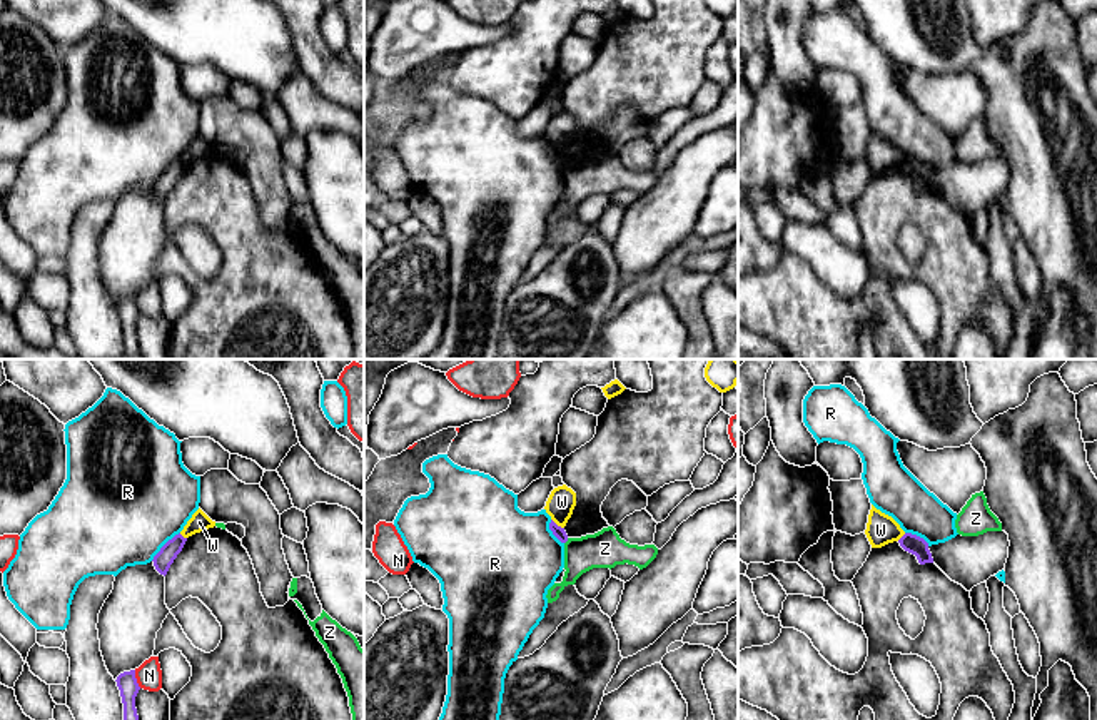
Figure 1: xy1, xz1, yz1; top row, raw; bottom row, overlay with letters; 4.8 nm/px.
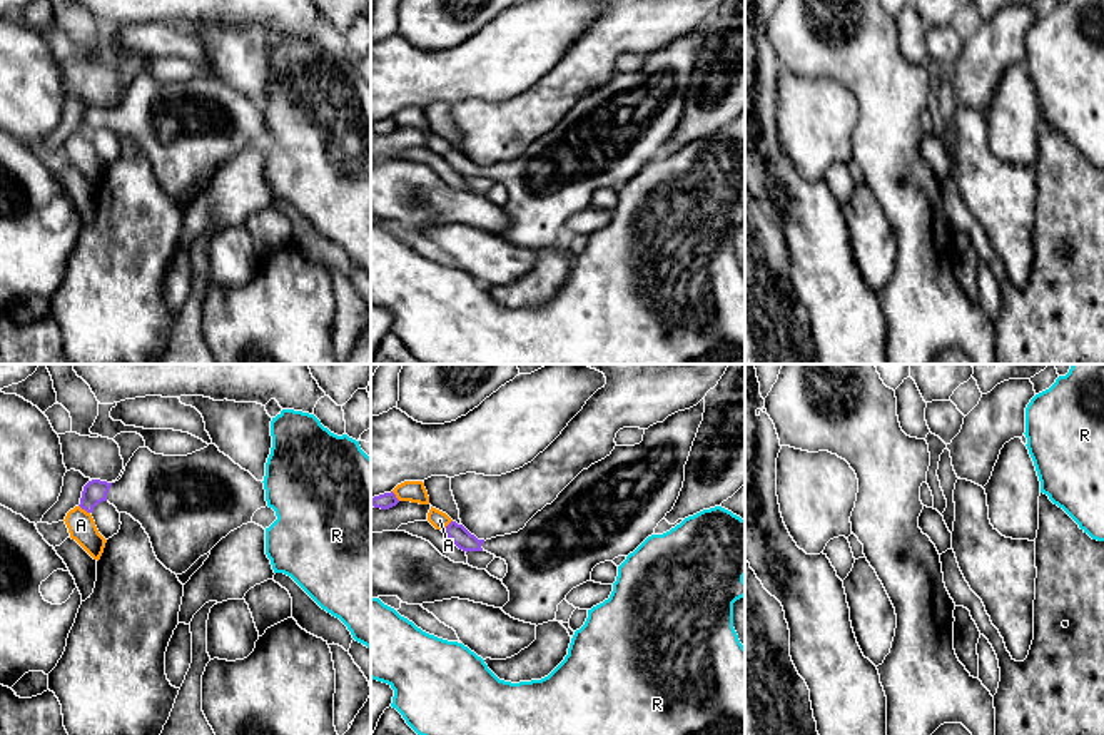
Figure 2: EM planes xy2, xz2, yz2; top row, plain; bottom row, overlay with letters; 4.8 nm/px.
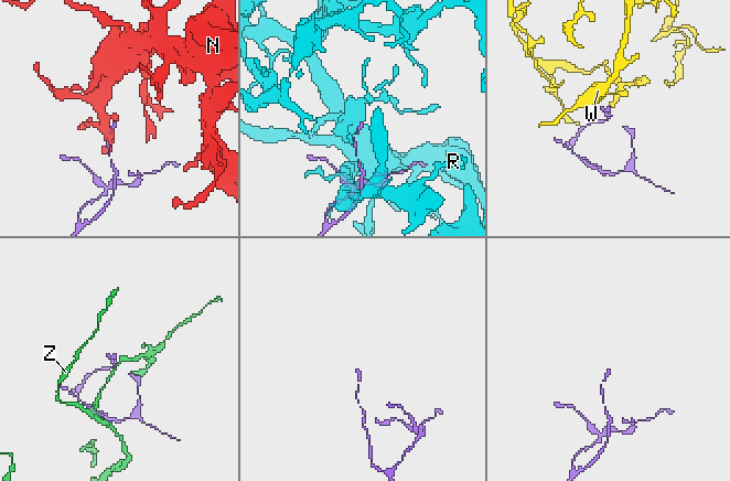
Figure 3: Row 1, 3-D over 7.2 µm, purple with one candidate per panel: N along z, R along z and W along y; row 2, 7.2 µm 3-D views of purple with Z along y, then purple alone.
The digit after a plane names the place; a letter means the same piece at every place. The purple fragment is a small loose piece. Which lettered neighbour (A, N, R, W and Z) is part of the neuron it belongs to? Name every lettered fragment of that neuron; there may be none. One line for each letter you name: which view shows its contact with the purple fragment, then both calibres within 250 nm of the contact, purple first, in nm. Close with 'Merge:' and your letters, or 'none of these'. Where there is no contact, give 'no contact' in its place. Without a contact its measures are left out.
Merge: none of these

